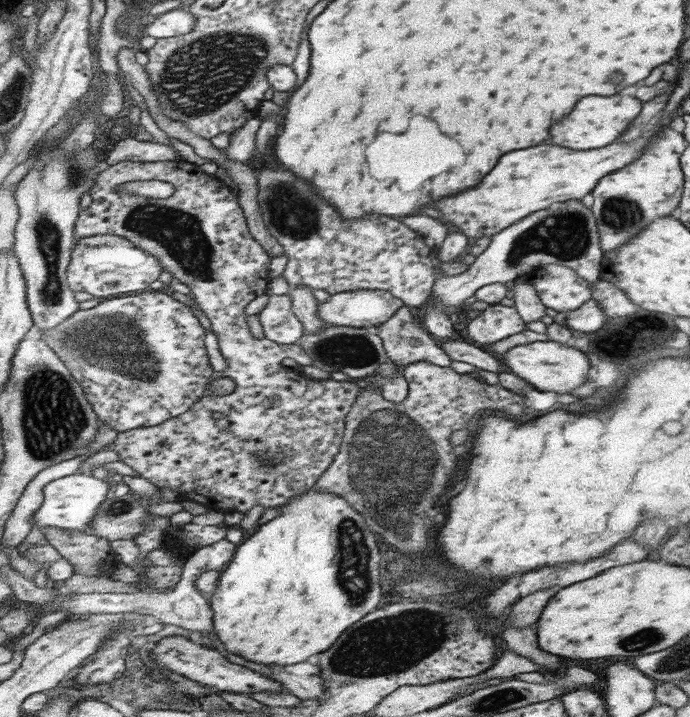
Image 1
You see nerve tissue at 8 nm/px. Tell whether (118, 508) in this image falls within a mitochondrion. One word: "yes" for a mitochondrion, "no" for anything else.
yes

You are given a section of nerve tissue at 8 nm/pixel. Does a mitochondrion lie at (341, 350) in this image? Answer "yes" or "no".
yes

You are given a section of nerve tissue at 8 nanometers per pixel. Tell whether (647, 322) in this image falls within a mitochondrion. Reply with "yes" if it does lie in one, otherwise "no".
no

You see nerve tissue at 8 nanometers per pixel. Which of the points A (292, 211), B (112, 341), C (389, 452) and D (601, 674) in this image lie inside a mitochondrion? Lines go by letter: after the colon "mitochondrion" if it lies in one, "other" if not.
A: mitochondrion
B: mitochondrion
C: mitochondrion
D: other

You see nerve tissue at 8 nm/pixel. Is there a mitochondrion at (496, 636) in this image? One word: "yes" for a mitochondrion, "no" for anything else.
no

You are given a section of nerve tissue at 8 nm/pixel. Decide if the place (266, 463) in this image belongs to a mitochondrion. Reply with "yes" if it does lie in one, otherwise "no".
yes

